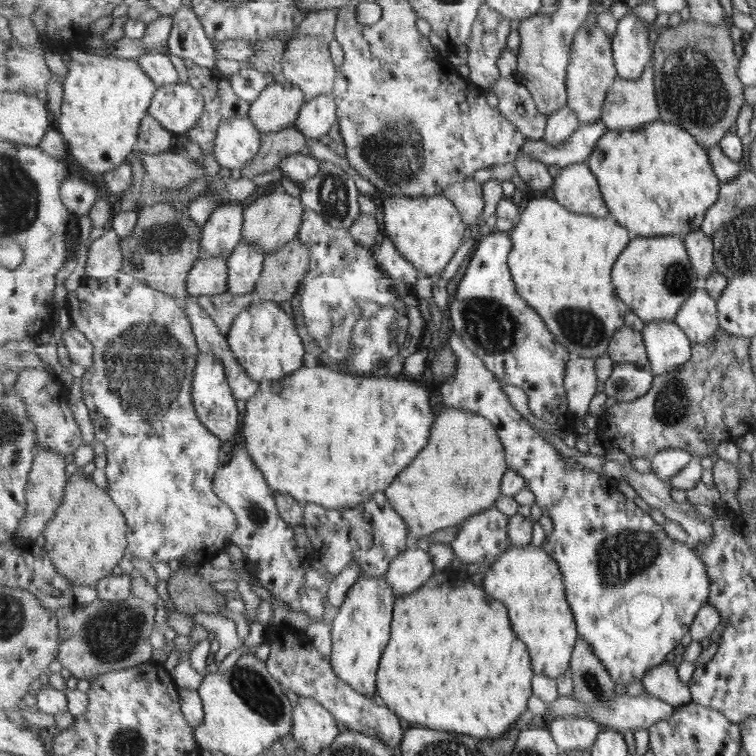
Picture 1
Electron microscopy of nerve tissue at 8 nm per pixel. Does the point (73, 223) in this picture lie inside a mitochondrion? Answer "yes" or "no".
no

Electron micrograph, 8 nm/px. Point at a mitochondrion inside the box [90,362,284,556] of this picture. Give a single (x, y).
(257, 514)

